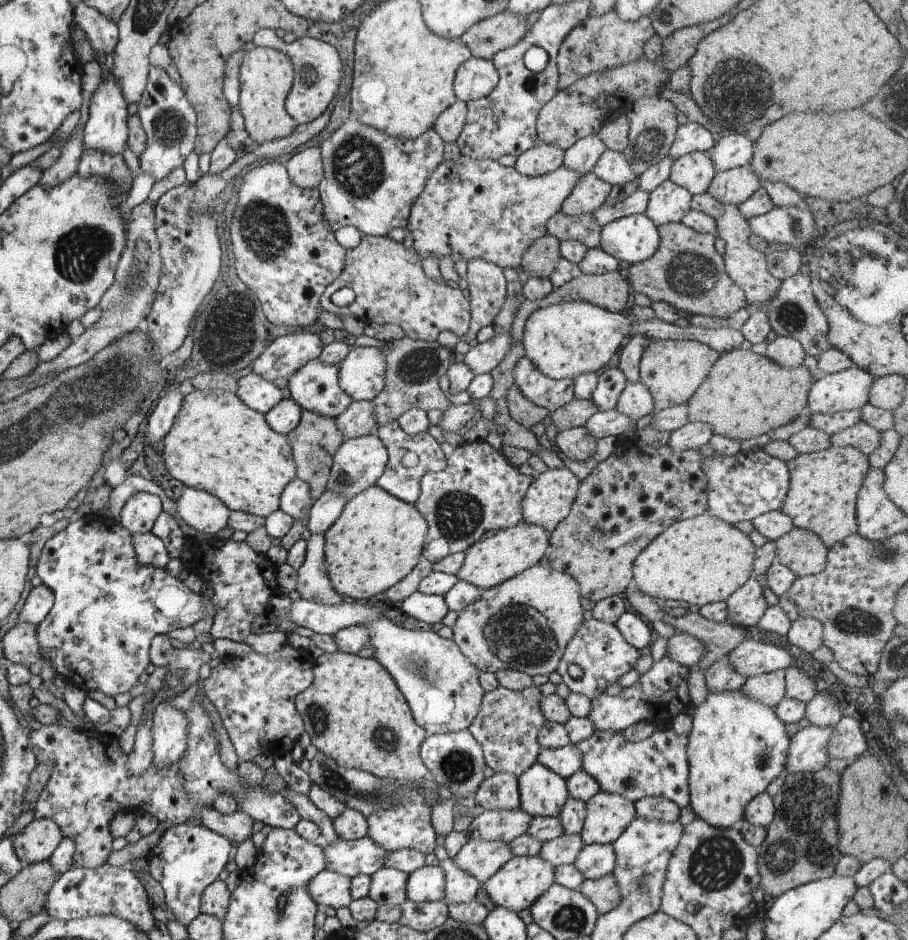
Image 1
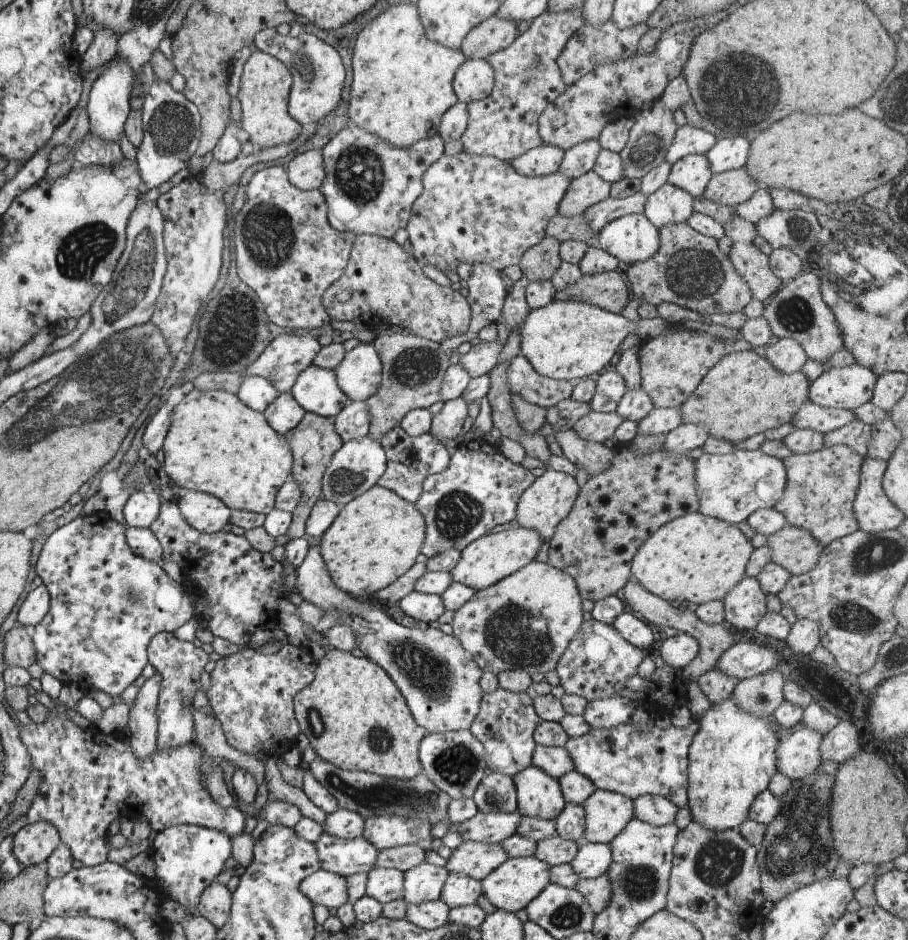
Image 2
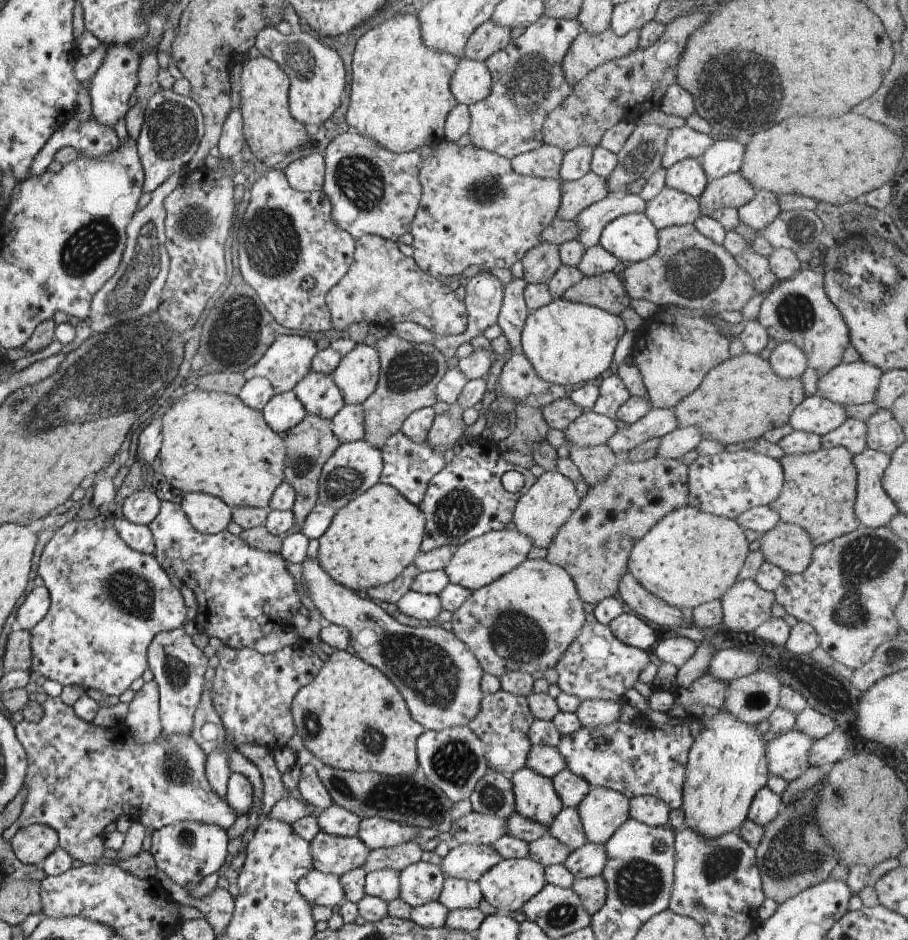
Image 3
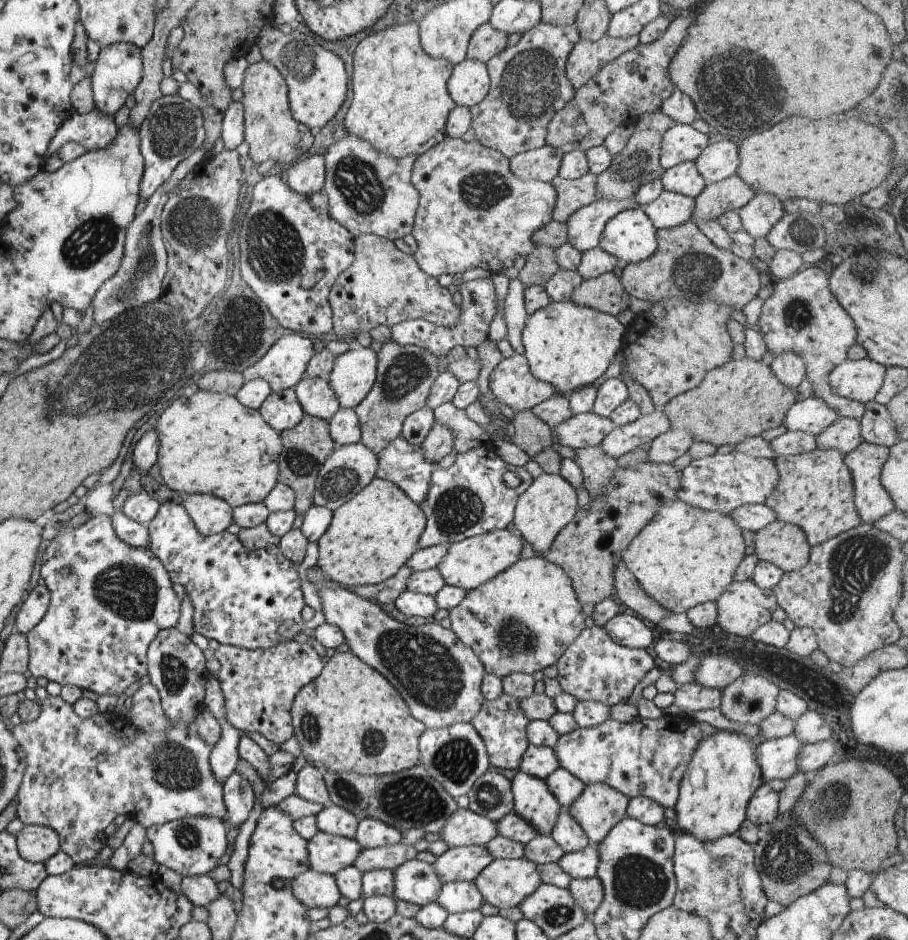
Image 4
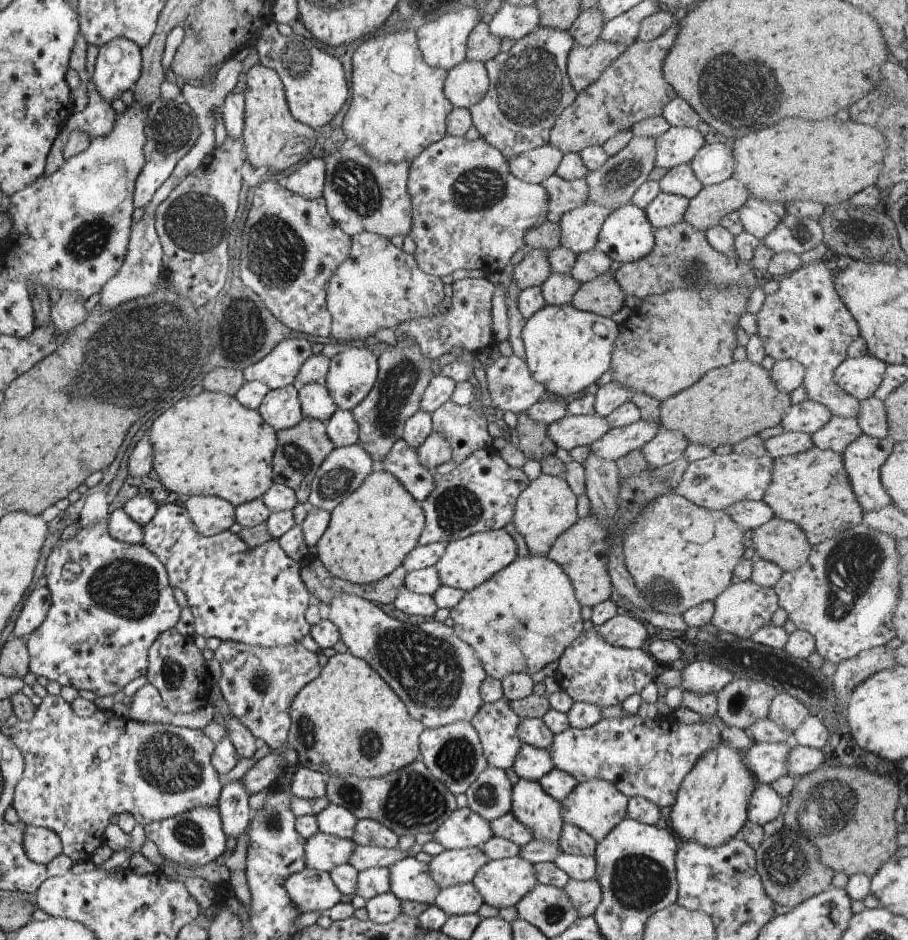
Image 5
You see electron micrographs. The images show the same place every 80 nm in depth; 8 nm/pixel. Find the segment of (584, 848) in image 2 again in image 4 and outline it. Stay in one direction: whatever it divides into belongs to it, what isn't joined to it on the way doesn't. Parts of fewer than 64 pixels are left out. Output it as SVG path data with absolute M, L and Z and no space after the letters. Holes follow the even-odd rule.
M590 844L584 850L566 853L557 863L572 880L596 877L599 865L597 845Z

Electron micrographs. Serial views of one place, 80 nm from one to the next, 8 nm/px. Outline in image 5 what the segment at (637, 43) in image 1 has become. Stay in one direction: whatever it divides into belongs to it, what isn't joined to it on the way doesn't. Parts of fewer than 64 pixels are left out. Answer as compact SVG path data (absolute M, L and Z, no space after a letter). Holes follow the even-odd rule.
M598 39L589 47L576 44L567 58L567 73L574 90L579 93L593 82L596 82L600 78L603 69L607 69L627 48L618 43L604 42L602 39Z

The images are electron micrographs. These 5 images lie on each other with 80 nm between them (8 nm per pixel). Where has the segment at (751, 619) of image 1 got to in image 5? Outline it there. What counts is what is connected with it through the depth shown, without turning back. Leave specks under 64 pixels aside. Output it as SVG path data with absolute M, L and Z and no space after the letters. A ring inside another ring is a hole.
M751 578L726 587L714 600L714 614L711 620L722 636L731 637L733 634L740 638L751 636L762 627L768 626L772 614L778 610L779 600L773 587L761 587Z

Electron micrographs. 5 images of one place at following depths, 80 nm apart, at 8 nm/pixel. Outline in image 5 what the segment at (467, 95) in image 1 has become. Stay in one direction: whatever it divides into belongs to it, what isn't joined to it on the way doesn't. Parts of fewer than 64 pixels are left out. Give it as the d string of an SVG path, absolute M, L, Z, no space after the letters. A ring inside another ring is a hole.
M466 58L447 72L443 91L453 107L469 109L486 96L488 89L485 63Z

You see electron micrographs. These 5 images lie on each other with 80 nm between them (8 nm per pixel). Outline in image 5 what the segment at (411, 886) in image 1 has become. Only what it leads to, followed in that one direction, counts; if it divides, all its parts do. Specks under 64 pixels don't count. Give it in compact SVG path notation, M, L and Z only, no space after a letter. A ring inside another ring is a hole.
M409 855L389 866L391 891L401 901L434 904L440 892L428 870L428 865Z

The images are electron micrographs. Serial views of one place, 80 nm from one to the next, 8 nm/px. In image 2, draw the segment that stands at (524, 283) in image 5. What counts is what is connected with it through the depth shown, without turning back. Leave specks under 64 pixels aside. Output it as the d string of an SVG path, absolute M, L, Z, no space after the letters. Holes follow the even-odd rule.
M544 237L542 242L529 248L520 259L519 266L527 275L529 281L550 281L550 278L540 278L540 268L548 264L552 270L556 270L561 265L559 255L559 242L552 237Z

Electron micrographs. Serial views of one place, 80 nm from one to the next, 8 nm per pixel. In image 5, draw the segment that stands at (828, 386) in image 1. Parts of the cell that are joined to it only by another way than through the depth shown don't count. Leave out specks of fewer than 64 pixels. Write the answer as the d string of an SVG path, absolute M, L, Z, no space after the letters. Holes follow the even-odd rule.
M870 353L850 357L834 371L834 380L859 401L875 394L884 378L887 362Z

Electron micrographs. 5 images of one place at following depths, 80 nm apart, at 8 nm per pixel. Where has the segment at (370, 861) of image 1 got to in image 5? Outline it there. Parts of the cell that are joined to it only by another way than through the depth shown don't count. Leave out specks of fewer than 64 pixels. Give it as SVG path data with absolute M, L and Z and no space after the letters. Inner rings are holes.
M318 831L305 842L305 866L322 872L349 862L355 842Z

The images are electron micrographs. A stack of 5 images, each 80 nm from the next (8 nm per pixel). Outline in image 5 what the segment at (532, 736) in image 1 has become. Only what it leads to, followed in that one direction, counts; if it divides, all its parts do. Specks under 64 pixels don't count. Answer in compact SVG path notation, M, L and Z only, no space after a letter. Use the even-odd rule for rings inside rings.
M506 699L483 704L470 721L478 733L489 766L504 770L513 767L524 744L517 731L521 718L509 704Z

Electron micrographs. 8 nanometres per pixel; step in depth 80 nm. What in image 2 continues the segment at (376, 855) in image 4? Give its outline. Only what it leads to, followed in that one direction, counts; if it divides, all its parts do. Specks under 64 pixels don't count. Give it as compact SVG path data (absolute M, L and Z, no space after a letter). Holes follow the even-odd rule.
M402 845L381 850L375 860L376 868L407 870L424 863L425 850L418 845Z

